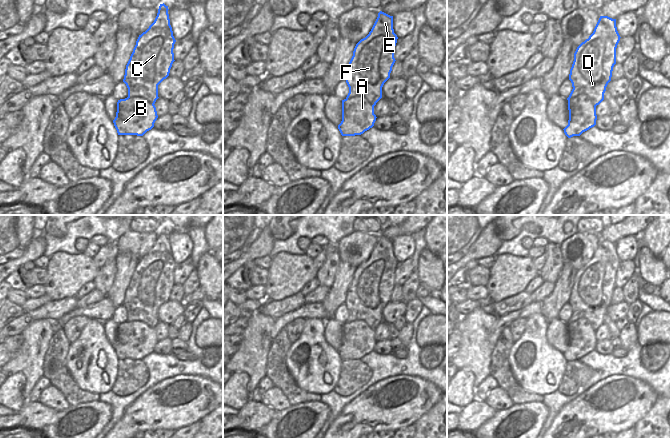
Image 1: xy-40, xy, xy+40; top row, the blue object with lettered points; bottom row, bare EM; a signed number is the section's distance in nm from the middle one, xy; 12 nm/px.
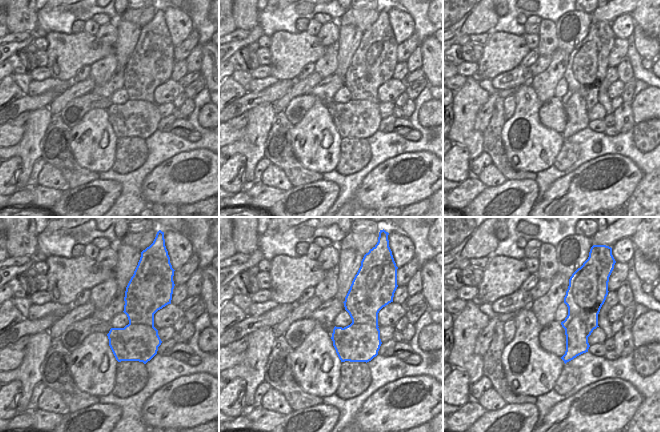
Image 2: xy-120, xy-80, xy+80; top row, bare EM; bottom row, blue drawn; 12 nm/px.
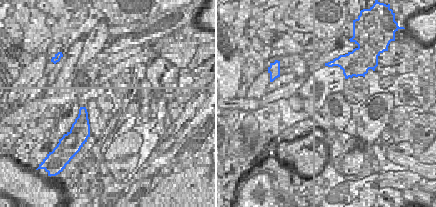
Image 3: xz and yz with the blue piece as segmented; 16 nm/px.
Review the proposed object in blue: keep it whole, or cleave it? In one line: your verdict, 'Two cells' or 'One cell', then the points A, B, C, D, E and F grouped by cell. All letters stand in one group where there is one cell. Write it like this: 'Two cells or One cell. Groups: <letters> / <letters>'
Two cells. Groups: A B / C D E F

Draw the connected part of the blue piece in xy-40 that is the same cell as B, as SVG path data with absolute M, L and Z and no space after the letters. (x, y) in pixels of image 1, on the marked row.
M139 96L120 99L113 120L118 135L143 136L154 127L158 115L153 103Z

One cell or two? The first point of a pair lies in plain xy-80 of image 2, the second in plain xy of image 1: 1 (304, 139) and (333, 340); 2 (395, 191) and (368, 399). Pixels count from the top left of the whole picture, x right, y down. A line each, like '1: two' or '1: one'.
1: two
2: one

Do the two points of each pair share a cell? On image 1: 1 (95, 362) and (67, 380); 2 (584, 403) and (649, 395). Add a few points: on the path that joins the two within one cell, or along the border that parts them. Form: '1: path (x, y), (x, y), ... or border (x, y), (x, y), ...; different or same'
1: border (66, 354), (71, 377), (89, 392); different
2: path (600, 404), (616, 404), (623, 400), (633, 399); same

